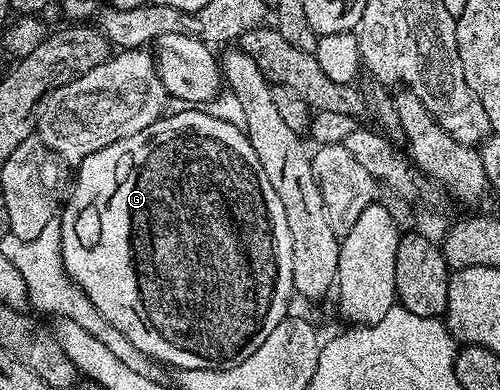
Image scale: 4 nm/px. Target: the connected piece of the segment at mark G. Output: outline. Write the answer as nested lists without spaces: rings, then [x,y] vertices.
[[[205,109],[181,110],[185,111],[177,111],[174,115],[166,114],[164,117],[156,119],[151,125],[147,125],[147,129],[143,129],[131,137],[123,137],[123,141],[115,141],[111,145],[107,145],[107,149],[99,149],[99,153],[91,153],[79,164],[76,168],[77,180],[73,183],[73,196],[70,197],[66,207],[64,204],[59,215],[61,220],[61,256],[69,278],[85,292],[91,305],[95,305],[97,312],[108,323],[115,325],[115,329],[119,329],[119,333],[123,333],[123,337],[127,337],[127,341],[131,341],[131,345],[135,345],[135,349],[143,349],[145,356],[158,364],[166,363],[167,366],[173,367],[172,369],[177,371],[228,369],[239,365],[239,361],[247,361],[247,357],[251,357],[251,353],[255,353],[255,349],[259,349],[259,345],[263,345],[263,341],[267,341],[267,337],[271,337],[271,329],[275,329],[275,325],[279,325],[279,321],[283,321],[287,317],[288,311],[285,310],[289,307],[289,298],[294,298],[295,295],[293,278],[291,277],[291,233],[287,229],[287,213],[283,209],[282,203],[279,202],[279,196],[276,195],[275,189],[271,189],[271,181],[267,181],[267,173],[263,173],[263,165],[259,161],[259,157],[255,157],[255,149],[251,149],[251,141],[244,130],[227,121],[219,121],[219,117],[211,117],[208,110]]]

